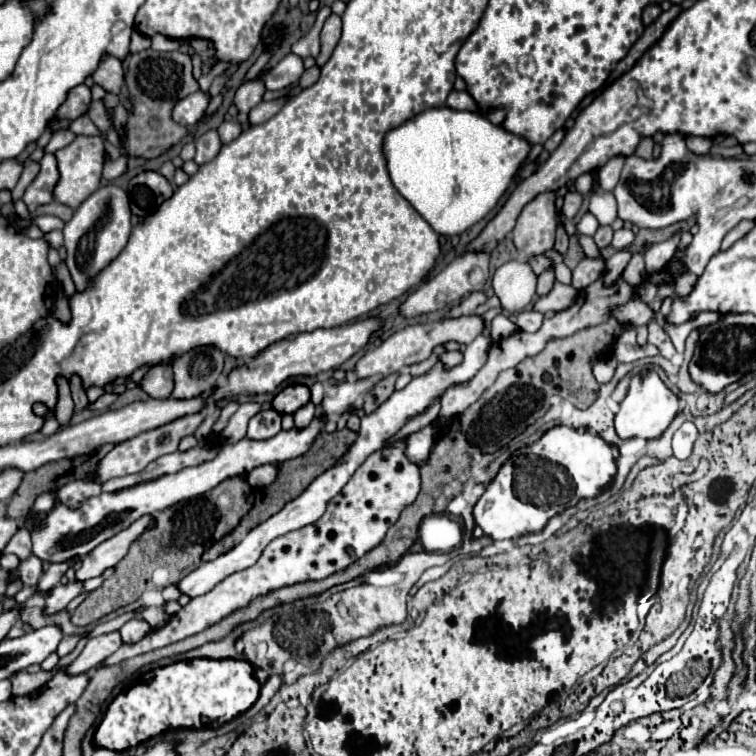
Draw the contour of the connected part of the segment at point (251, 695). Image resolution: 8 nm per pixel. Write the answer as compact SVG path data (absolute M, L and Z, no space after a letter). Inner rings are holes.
M195 658L175 662L155 668L155 672L147 672L141 682L131 686L127 692L117 694L95 730L93 744L121 752L171 728L203 728L207 724L221 726L251 708L257 696L259 682L253 676L253 666L245 660Z

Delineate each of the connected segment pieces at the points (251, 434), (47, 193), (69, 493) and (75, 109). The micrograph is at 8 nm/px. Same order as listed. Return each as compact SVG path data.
M273 408L261 410L249 420L247 438L251 440L267 440L281 432L281 414L277 414Z
M45 154L41 160L41 172L23 194L23 202L27 204L29 212L35 212L39 206L53 202L53 186L57 186L57 178L59 178L57 158L55 154Z
M71 480L59 492L57 498L61 504L77 508L85 498L101 494L101 484L95 480Z
M85 84L73 88L73 90L69 92L65 104L59 108L59 112L57 112L57 120L53 120L49 126L51 126L53 130L67 128L69 122L71 122L73 118L85 114L89 102L91 102L91 90L89 90Z

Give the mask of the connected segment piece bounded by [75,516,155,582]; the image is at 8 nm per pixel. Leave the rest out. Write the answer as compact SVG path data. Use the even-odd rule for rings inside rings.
M143 516L137 522L133 522L127 530L101 542L95 550L91 550L85 556L85 560L81 562L81 568L77 568L77 572L75 572L75 580L85 582L85 580L101 576L107 568L115 568L127 554L131 542L137 540L143 534L143 530L151 528L153 524L155 524L155 520L151 516Z

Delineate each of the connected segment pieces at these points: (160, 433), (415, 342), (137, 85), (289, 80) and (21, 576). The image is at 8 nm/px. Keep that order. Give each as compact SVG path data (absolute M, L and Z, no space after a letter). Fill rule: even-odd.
M203 406L197 414L187 414L187 416L181 416L165 426L159 426L159 428L153 428L153 430L147 430L145 434L139 434L135 438L129 438L125 442L119 442L113 446L113 450L109 454L105 454L105 458L101 458L99 462L99 468L97 468L97 474L95 474L95 480L99 480L101 484L111 480L111 478L127 476L127 474L137 474L141 472L149 462L157 460L159 456L163 454L169 454L169 452L175 452L177 446L179 446L179 440L187 434L193 434L199 424L205 420L207 416L207 406Z
M461 316L461 318L451 318L451 320L443 320L443 322L431 322L431 324L413 324L413 326L405 326L403 330L391 334L383 344L379 344L377 348L367 350L359 362L353 368L353 374L357 376L357 380L363 378L371 378L371 376L387 376L393 372L399 372L403 366L421 362L425 358L429 358L431 350L435 346L441 346L449 340L455 340L459 344L469 344L473 338L477 338L483 330L483 318L481 316Z
M151 48L145 52L131 54L127 58L125 86L129 100L133 104L133 112L129 112L127 116L127 146L131 158L145 158L145 160L159 158L187 136L187 128L173 122L171 112L179 98L185 98L199 90L199 84L191 72L189 54L155 52Z
M287 54L275 68L271 68L265 74L263 82L265 82L265 88L271 92L285 92L301 78L303 72L305 72L303 60L295 54Z
M35 556L23 560L15 570L9 572L9 582L15 582L15 580L21 580L25 586L35 586L37 580L39 580L39 574L43 570L43 562Z

